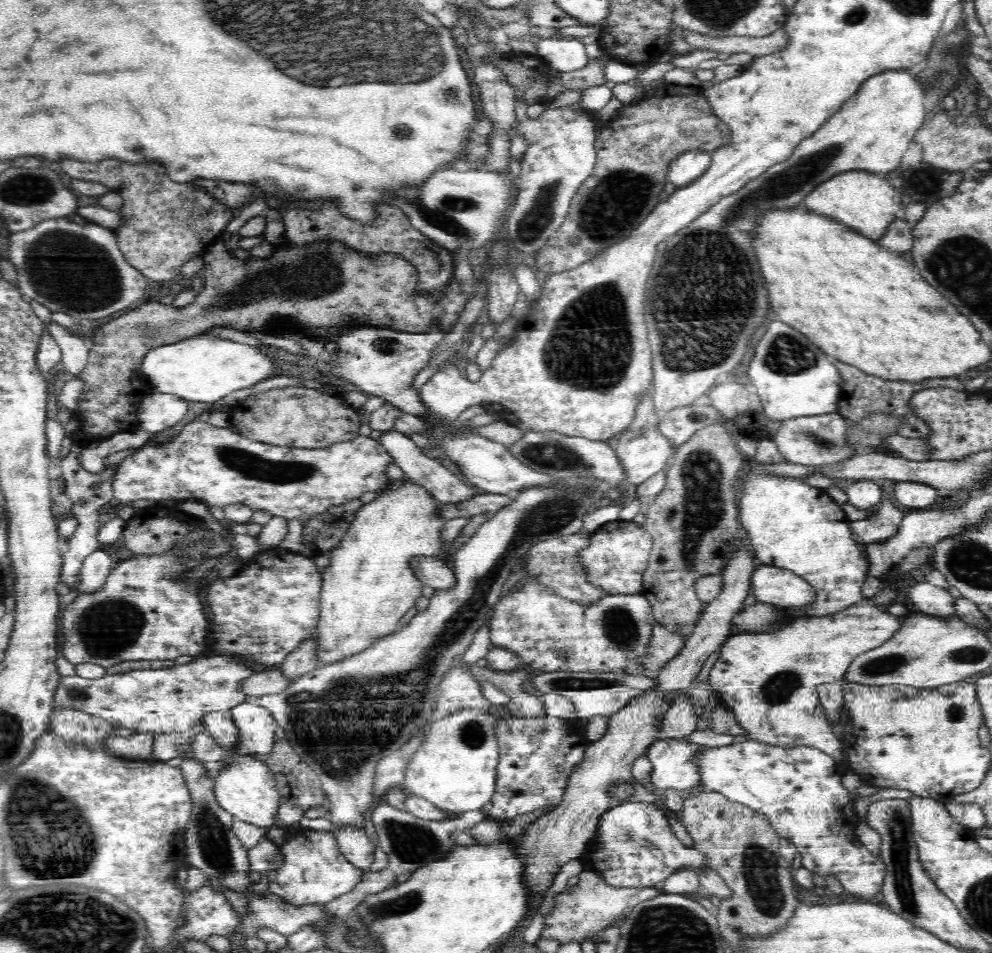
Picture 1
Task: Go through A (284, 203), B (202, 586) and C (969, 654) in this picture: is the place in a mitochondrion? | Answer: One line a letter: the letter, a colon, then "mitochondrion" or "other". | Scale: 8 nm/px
A: other
B: other
C: mitochondrion

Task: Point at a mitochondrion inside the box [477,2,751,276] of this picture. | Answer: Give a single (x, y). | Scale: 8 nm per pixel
(617, 200)

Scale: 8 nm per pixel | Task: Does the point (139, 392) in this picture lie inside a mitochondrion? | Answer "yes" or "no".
no

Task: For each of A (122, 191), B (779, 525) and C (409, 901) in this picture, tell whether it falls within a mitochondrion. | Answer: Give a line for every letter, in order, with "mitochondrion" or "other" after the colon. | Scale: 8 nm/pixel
A: other
B: other
C: mitochondrion

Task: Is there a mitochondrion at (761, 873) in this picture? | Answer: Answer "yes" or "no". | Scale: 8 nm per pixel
yes

